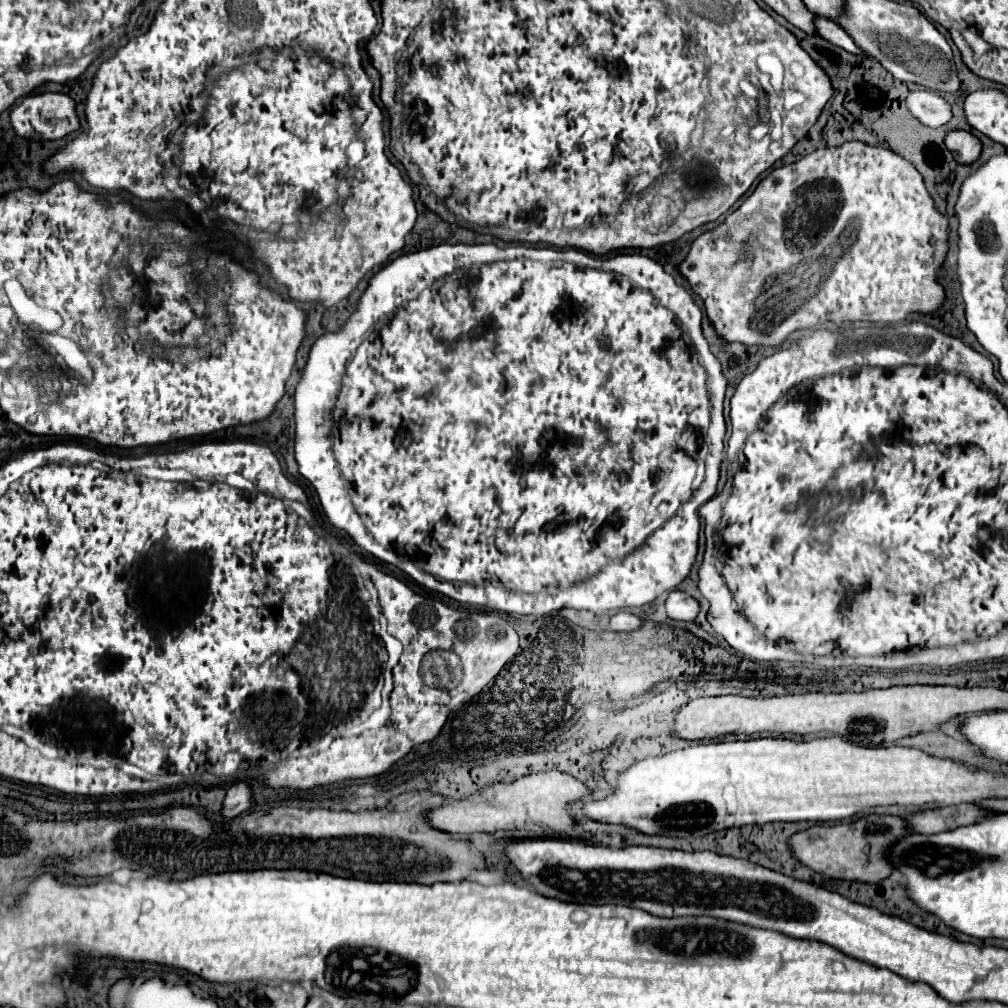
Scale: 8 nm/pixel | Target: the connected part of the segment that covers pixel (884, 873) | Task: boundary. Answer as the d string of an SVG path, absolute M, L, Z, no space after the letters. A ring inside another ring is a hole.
M864 815L852 823L840 823L832 827L814 825L810 829L798 831L788 839L792 855L808 869L822 873L830 879L850 879L850 881L882 881L892 873L892 867L886 863L886 847L892 841L910 833L900 817L892 815Z

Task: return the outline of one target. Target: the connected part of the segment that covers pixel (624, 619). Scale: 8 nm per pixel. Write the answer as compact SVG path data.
M616 613L610 617L610 629L612 631L634 631L640 627L640 617L632 613Z

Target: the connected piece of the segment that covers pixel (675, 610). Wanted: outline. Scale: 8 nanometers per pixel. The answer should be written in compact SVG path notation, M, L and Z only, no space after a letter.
M672 591L666 599L666 615L670 619L682 619L682 621L694 621L698 615L698 601L682 591Z

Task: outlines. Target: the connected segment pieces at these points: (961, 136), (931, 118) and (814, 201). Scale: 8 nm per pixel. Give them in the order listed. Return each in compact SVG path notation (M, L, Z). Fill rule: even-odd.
M958 129L948 131L944 143L952 151L952 155L954 155L954 159L958 163L972 163L972 161L976 161L978 155L980 155L980 149L982 149L980 141L972 133L958 131Z
M914 89L906 97L908 111L928 127L942 127L950 121L950 105L944 101L942 95L930 89Z
M850 141L850 143L844 143L842 147L836 147L836 149L830 149L830 147L818 149L818 151L802 157L800 161L796 161L792 165L784 165L784 167L774 169L764 181L760 181L756 191L734 213L730 213L726 217L726 221L720 227L702 233L692 243L688 257L680 265L680 273L690 281L692 291L702 297L712 325L716 327L716 331L724 339L740 341L744 345L764 345L764 347L772 345L772 347L776 347L792 331L810 329L810 327L816 327L824 321L834 321L838 325L844 321L898 323L912 311L920 311L920 313L936 311L944 301L944 289L936 283L936 271L944 263L946 251L948 251L948 219L936 211L934 201L924 187L922 175L914 169L914 165L890 149L870 147L870 145L864 145L858 141ZM742 227L746 227L744 237L738 243L734 243L732 235Z

